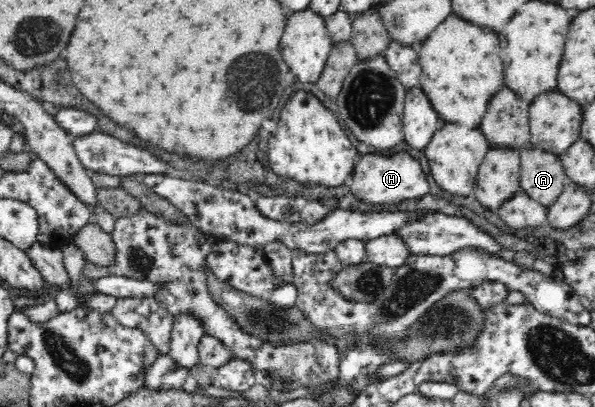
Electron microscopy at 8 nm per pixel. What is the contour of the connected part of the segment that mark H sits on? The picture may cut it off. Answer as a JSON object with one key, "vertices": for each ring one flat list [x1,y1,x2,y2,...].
{"vertices":[[407,152,394,156,362,155,352,172,352,184,349,188,354,197,364,204,400,204,404,200,425,198,431,193,430,183,420,163]]}

